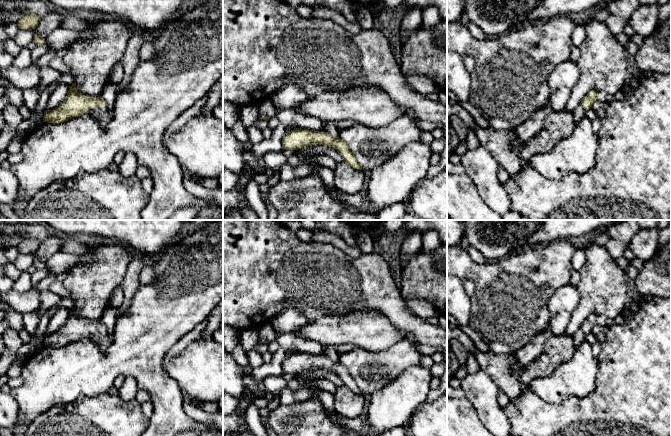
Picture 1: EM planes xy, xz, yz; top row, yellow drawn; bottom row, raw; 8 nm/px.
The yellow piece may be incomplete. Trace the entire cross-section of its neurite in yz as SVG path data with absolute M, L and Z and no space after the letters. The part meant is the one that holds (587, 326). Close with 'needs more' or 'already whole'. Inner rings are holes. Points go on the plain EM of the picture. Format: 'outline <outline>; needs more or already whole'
outline M591 314L581 325L580 329L572 336L576 348L585 340L585 336L592 332L596 324L596 315Z; needs more

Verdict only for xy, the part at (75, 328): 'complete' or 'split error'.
split error

